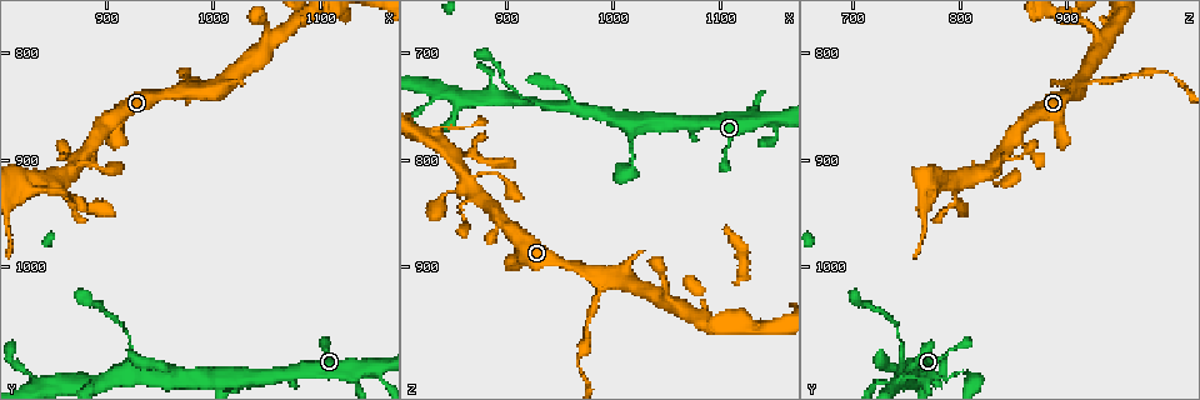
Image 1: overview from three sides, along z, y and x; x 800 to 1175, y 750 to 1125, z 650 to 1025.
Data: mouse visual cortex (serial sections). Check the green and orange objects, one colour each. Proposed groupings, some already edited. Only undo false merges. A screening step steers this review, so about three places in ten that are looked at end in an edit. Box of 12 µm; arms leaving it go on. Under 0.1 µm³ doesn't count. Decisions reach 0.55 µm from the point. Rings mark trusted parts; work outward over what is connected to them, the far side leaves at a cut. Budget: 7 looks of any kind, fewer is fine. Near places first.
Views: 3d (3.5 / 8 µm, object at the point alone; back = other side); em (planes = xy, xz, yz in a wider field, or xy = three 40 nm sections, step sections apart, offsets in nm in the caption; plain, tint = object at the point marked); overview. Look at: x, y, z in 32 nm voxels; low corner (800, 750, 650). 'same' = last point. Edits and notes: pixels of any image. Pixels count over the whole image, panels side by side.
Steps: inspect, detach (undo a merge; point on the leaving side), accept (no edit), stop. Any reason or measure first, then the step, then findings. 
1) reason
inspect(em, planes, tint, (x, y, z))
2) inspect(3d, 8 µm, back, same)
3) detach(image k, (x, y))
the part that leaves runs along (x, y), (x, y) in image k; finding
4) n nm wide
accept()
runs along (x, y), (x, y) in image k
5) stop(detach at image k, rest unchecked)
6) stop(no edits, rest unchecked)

branch point
inspect(3d, 3.5 µm, (1150, 1096, 762))

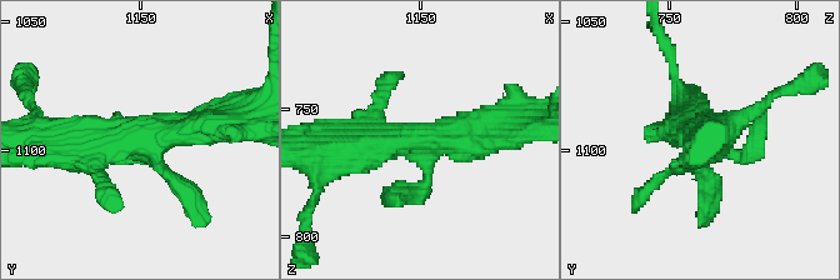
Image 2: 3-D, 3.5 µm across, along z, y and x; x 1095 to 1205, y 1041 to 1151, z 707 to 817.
inspect(em, xy, step 5, tint, (1151, 1096, 760))

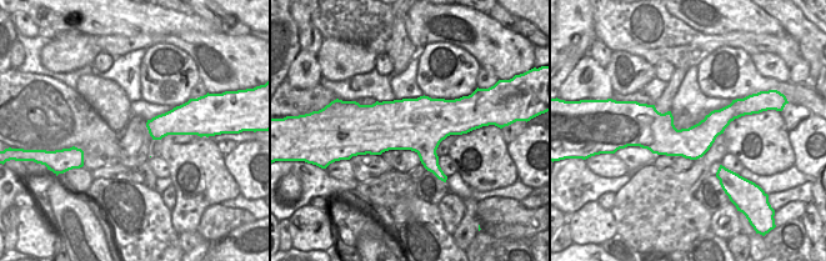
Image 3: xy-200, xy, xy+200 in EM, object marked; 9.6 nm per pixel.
accept()
runs along (736, 111), (701, 136), (640, 124) in image 3; one cell here

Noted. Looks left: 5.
small branch off a trunk
inspect(3d, 3.5 µm, (1022, 1104, 764))

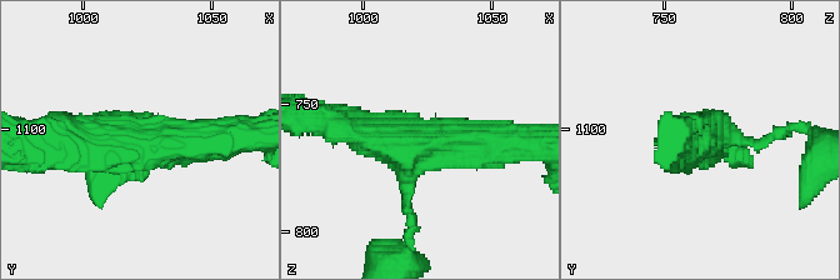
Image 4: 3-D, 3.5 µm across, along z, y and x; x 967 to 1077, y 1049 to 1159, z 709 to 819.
arms of 150, 450, 500 nm
accept()
one cell here

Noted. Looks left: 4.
three-way junction
inspect(3d, 3.5 µm, back, (926, 1102, 748))

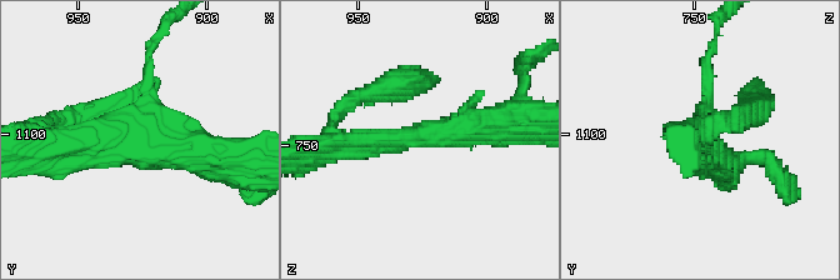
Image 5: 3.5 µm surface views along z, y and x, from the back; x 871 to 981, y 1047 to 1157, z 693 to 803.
accept()
runs along (333, 146), (498, 128) in image 5; one cell here

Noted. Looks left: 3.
stop(no edits, rest unchecked)

